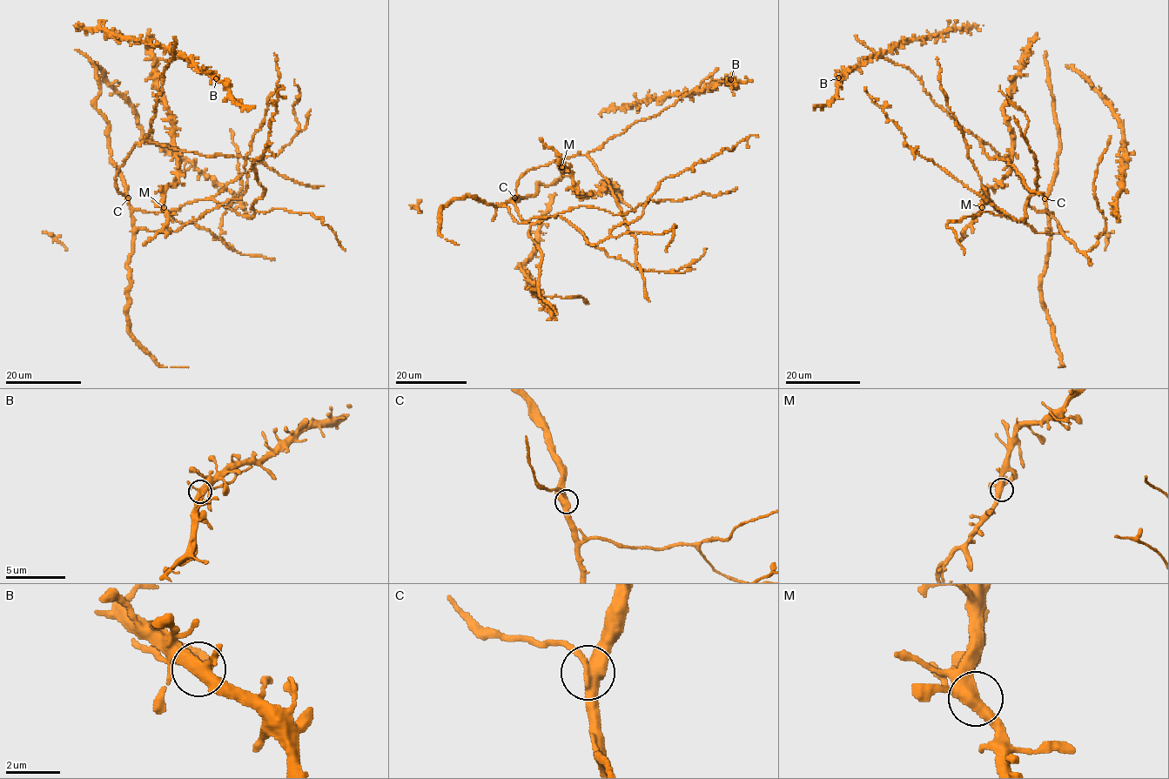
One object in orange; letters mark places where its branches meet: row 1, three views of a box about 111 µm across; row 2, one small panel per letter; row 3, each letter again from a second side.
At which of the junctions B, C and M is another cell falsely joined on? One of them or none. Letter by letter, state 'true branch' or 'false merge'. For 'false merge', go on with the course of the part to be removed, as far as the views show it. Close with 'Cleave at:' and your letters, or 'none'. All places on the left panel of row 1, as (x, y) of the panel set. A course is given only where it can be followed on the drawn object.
B: true branch
C: true branch
M: true branch
Cleave at: none

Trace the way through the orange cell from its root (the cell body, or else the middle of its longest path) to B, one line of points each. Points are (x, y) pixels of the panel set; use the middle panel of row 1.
B: (514, 205), (512, 199), (517, 182), (527, 171), (574, 154), (586, 154), (695, 88), (702, 92), (730, 79)

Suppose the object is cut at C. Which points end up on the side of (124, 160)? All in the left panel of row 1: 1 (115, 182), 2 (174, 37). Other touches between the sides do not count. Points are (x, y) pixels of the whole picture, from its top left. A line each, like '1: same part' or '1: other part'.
1: same part
2: same part

